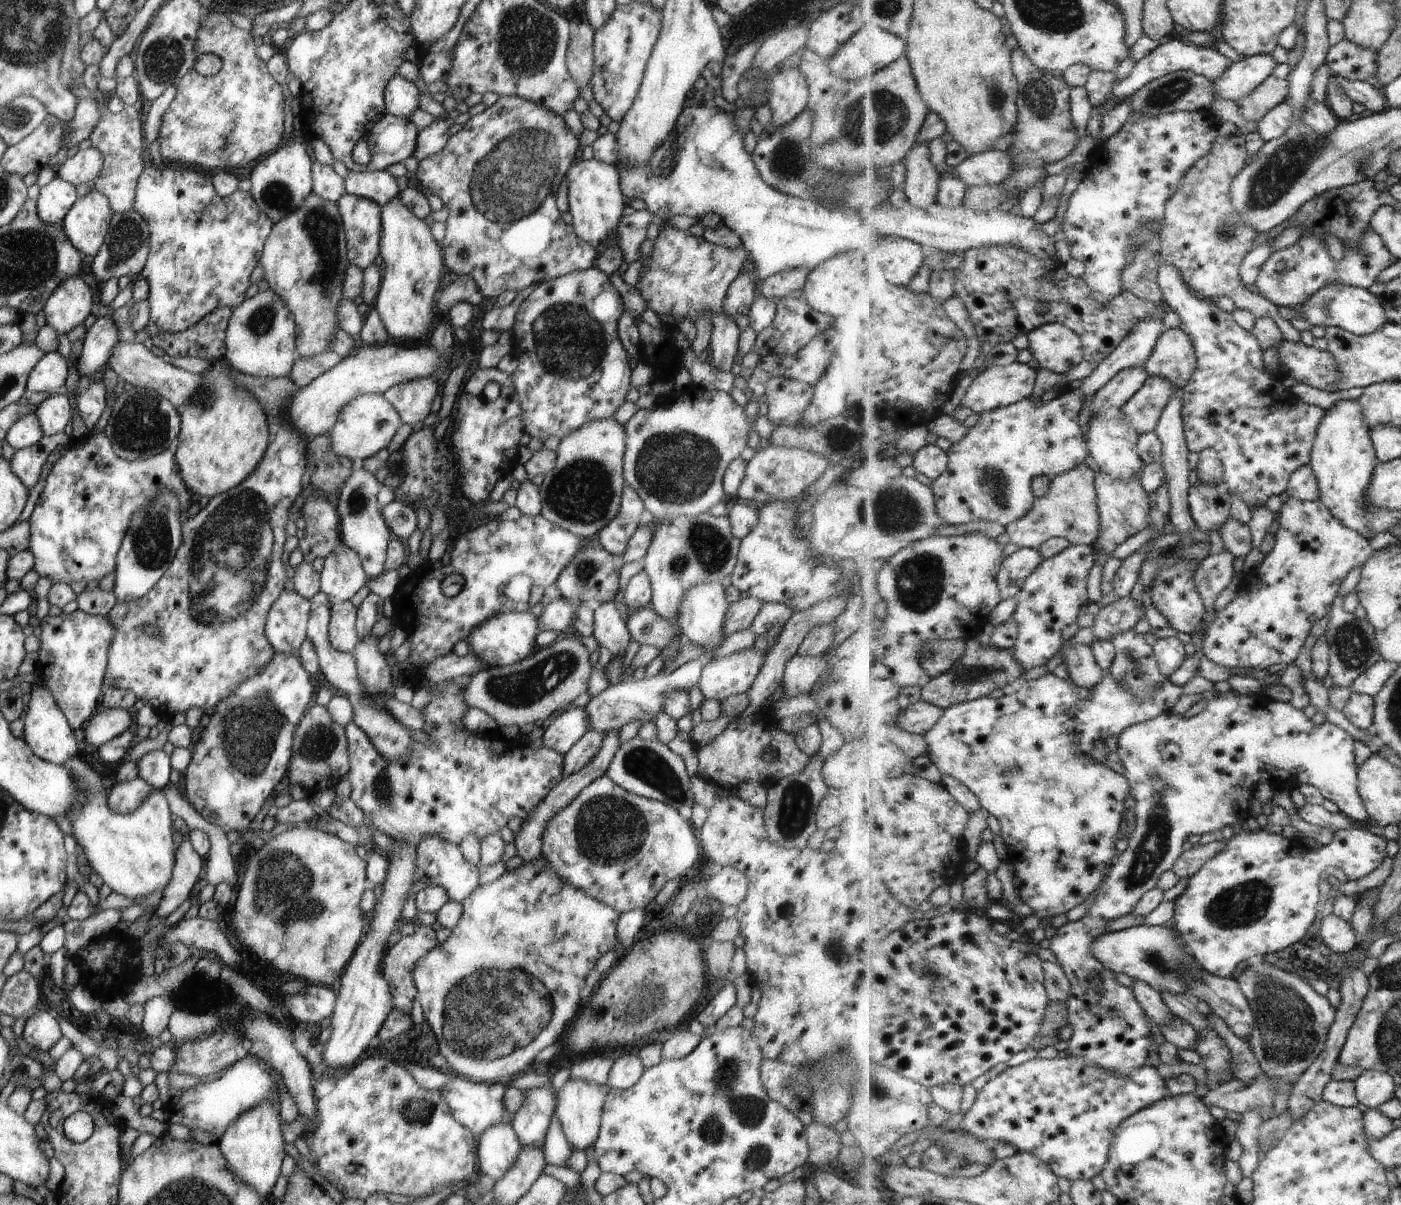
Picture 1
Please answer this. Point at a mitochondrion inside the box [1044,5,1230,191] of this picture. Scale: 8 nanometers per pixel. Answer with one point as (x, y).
(1173, 90)

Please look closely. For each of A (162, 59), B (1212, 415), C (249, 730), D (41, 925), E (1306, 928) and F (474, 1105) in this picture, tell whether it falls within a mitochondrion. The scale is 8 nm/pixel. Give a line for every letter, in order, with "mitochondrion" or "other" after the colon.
A: mitochondrion
B: other
C: mitochondrion
D: other
E: other
F: other

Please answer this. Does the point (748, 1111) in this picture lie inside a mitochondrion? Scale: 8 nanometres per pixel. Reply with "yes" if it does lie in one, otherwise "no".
yes

